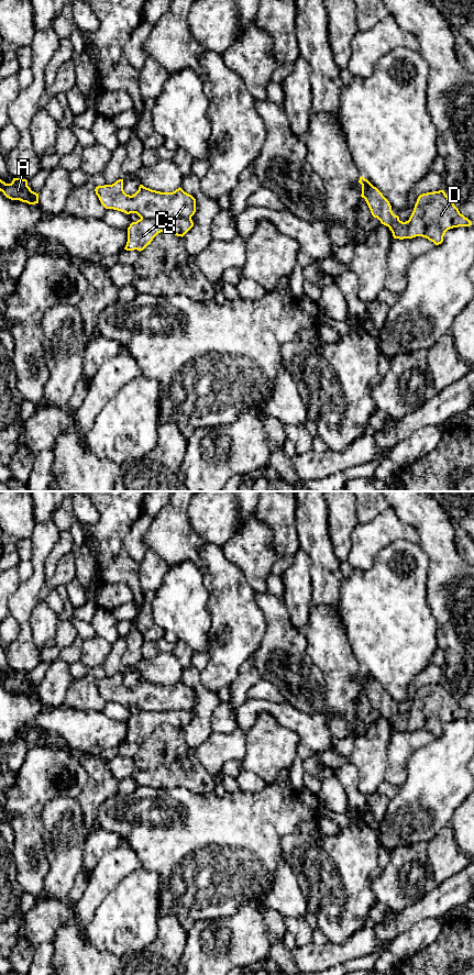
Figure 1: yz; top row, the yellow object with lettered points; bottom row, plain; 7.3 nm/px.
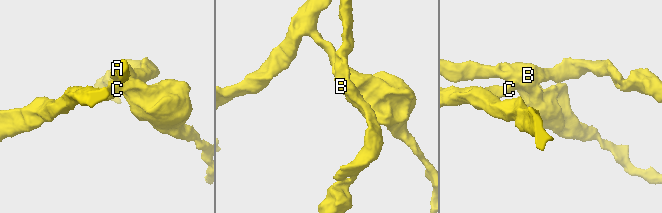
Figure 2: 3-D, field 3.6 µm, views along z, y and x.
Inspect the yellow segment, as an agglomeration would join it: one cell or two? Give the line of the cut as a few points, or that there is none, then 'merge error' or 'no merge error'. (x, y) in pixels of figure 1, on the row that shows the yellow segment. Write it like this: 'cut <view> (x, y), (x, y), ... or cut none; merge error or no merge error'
cut yz (190, 218), (141, 219); merge error

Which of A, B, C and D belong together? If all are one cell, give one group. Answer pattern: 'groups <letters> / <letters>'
groups A B D / C

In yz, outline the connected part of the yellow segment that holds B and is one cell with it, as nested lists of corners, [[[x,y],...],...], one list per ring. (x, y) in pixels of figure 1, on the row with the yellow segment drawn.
[[[119,179],[112,185],[98,186],[95,191],[106,209],[118,210],[126,214],[136,213],[141,219],[191,219],[196,212],[196,199],[180,187],[173,192],[161,192],[140,185],[139,190],[130,196],[123,190],[123,179]]]

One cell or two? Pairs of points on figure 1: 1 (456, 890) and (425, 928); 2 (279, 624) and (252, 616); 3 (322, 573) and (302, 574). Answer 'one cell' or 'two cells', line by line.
1: two cells
2: two cells
3: two cells

